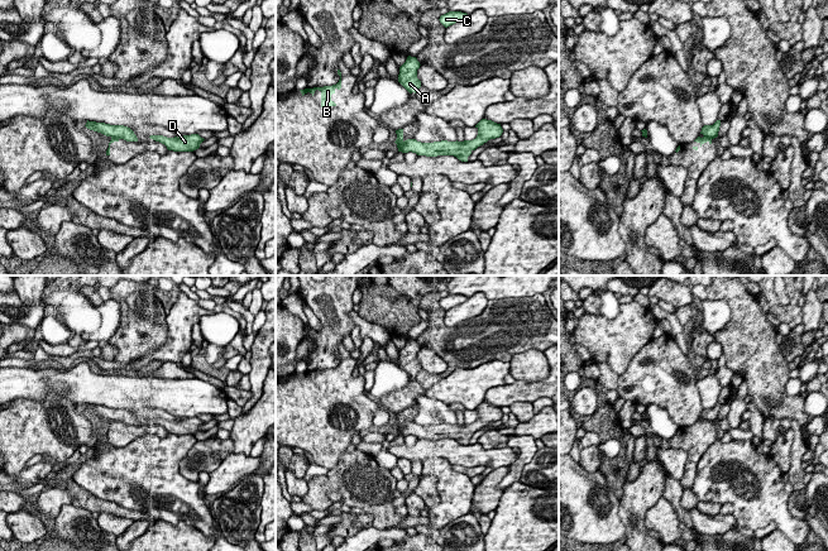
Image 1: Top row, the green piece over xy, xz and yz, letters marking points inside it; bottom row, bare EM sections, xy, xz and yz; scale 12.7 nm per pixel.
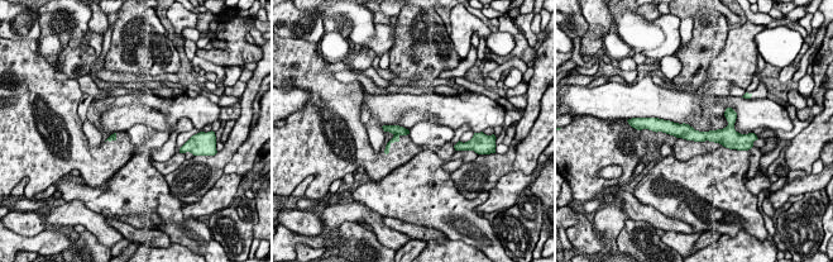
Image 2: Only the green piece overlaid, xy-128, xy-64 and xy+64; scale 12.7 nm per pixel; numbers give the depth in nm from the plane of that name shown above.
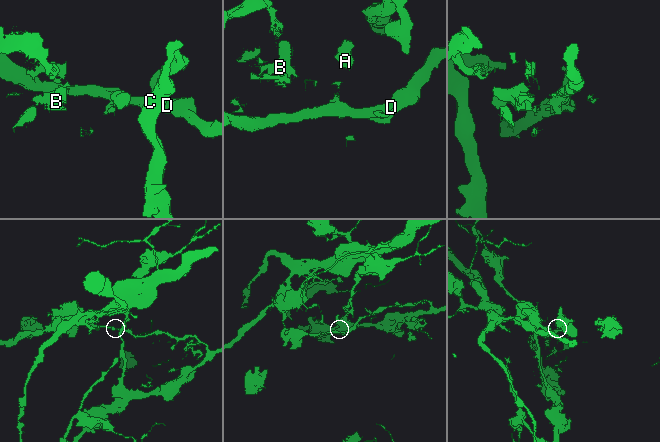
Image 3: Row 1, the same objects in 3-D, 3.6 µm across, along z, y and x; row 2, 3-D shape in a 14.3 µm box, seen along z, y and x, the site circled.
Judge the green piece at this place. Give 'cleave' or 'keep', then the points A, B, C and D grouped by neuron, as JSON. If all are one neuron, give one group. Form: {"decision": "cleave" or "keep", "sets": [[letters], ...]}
{"decision": "cleave", "sets": [["A", "B"], ["C", "D"]]}

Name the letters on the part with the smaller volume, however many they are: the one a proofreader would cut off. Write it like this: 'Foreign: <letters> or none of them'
Foreign: A, B

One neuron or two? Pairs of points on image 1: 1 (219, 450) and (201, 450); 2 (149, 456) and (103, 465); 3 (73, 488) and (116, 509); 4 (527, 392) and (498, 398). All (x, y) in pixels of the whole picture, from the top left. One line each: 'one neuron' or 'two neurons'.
1: one neuron
2: one neuron
3: one neuron
4: one neuron

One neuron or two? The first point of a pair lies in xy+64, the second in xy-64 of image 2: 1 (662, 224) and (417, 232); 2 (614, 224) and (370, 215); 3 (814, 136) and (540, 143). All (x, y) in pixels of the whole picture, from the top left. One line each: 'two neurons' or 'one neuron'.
1: one neuron
2: one neuron
3: one neuron

